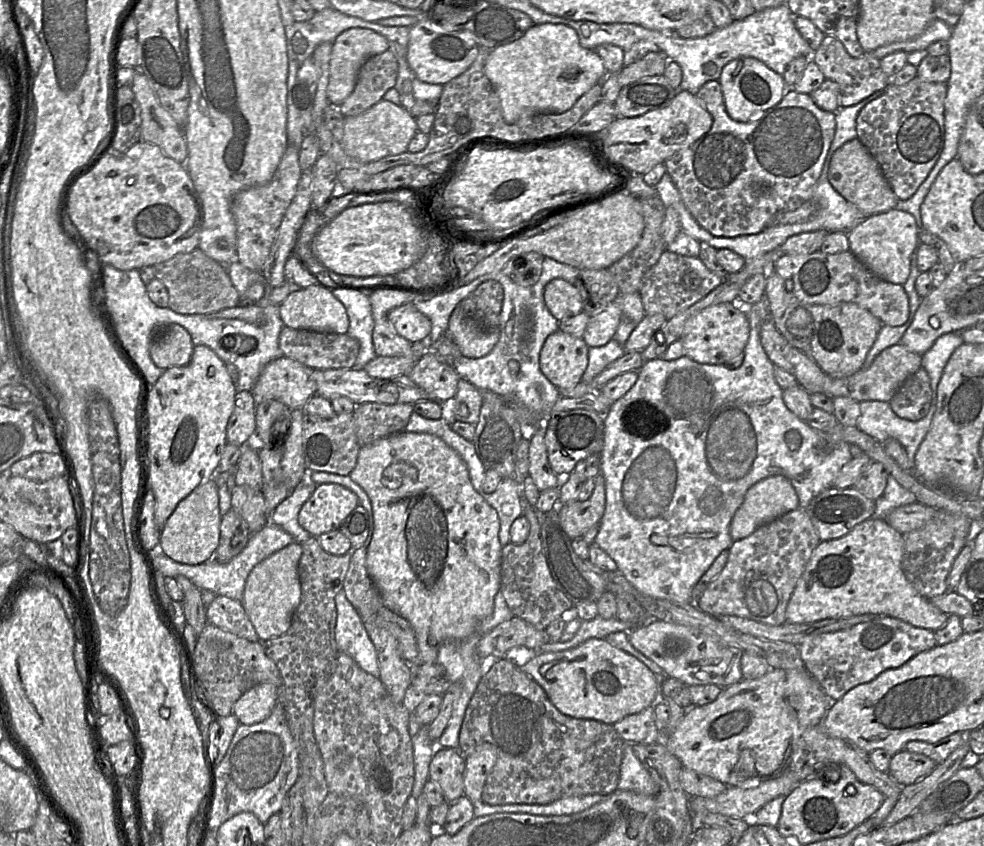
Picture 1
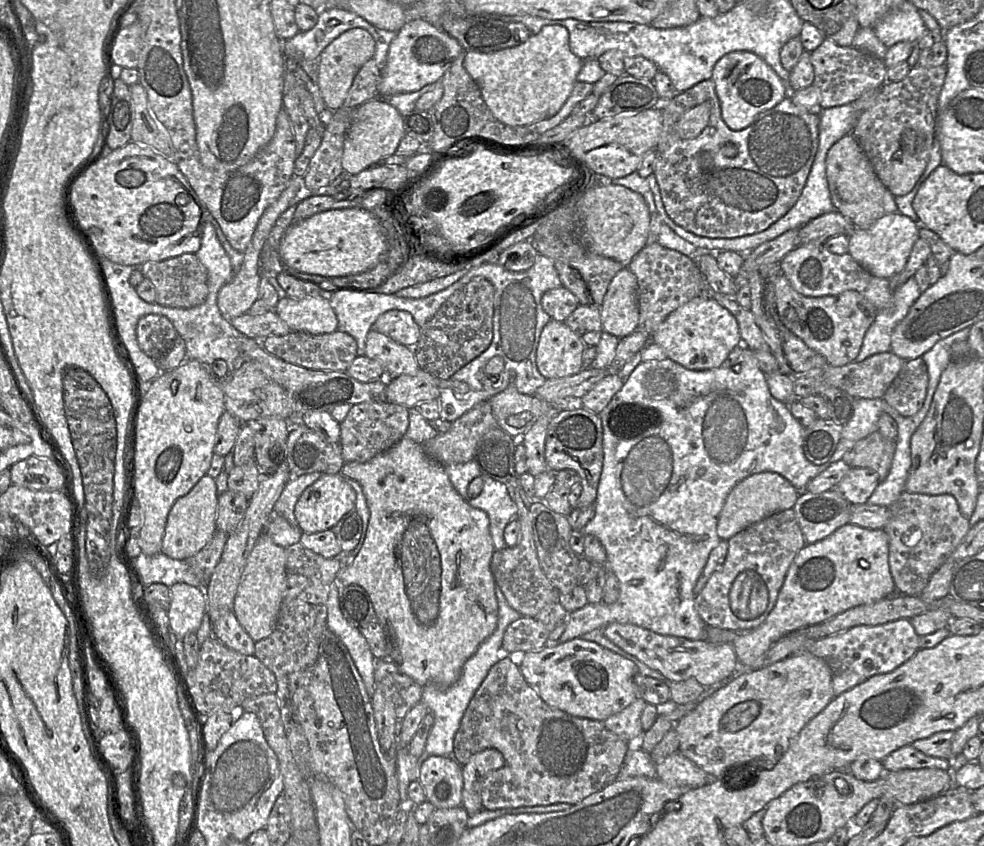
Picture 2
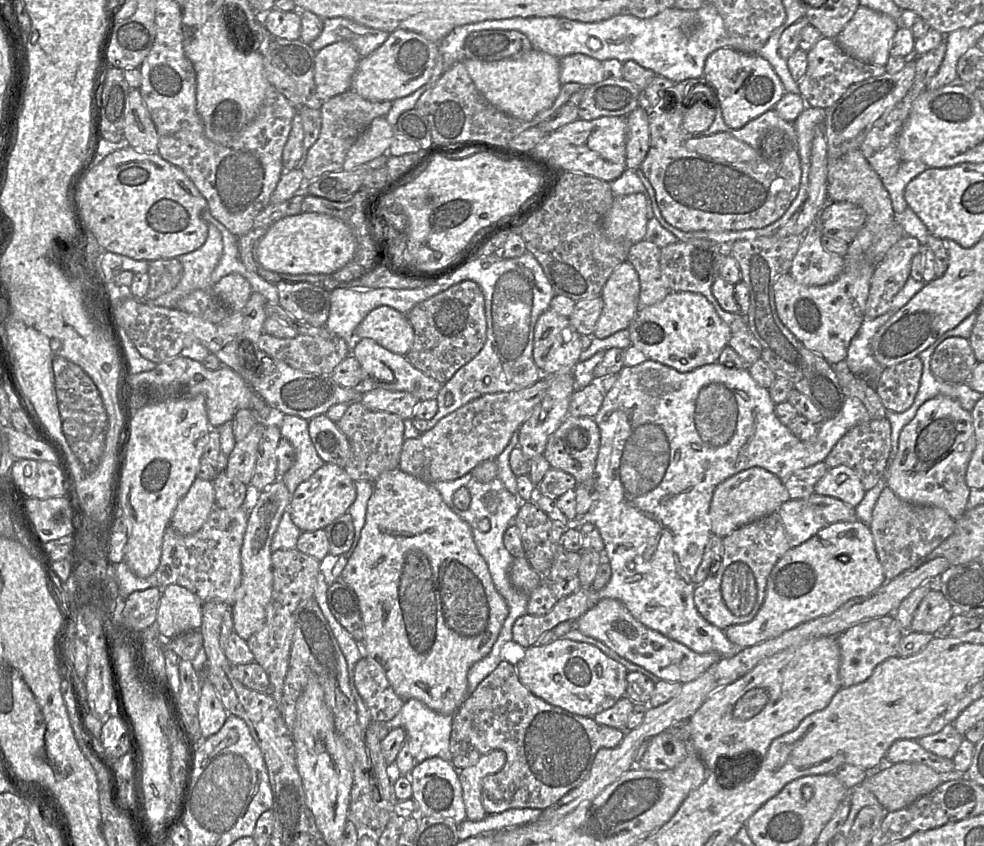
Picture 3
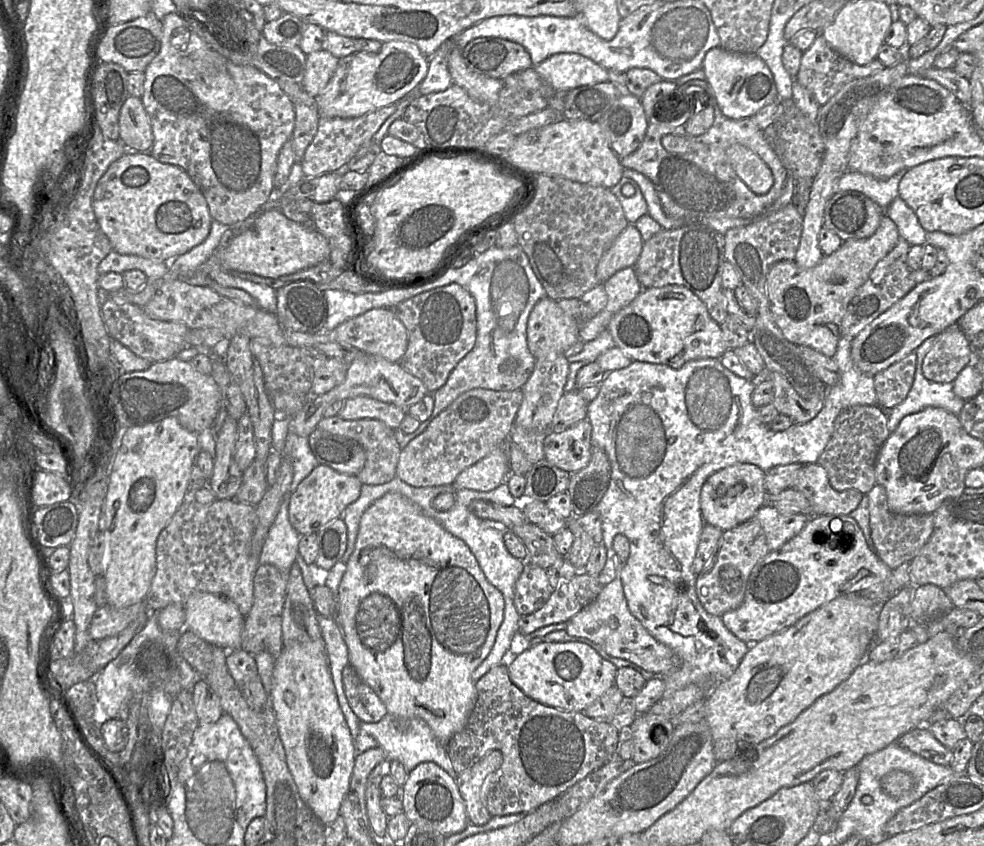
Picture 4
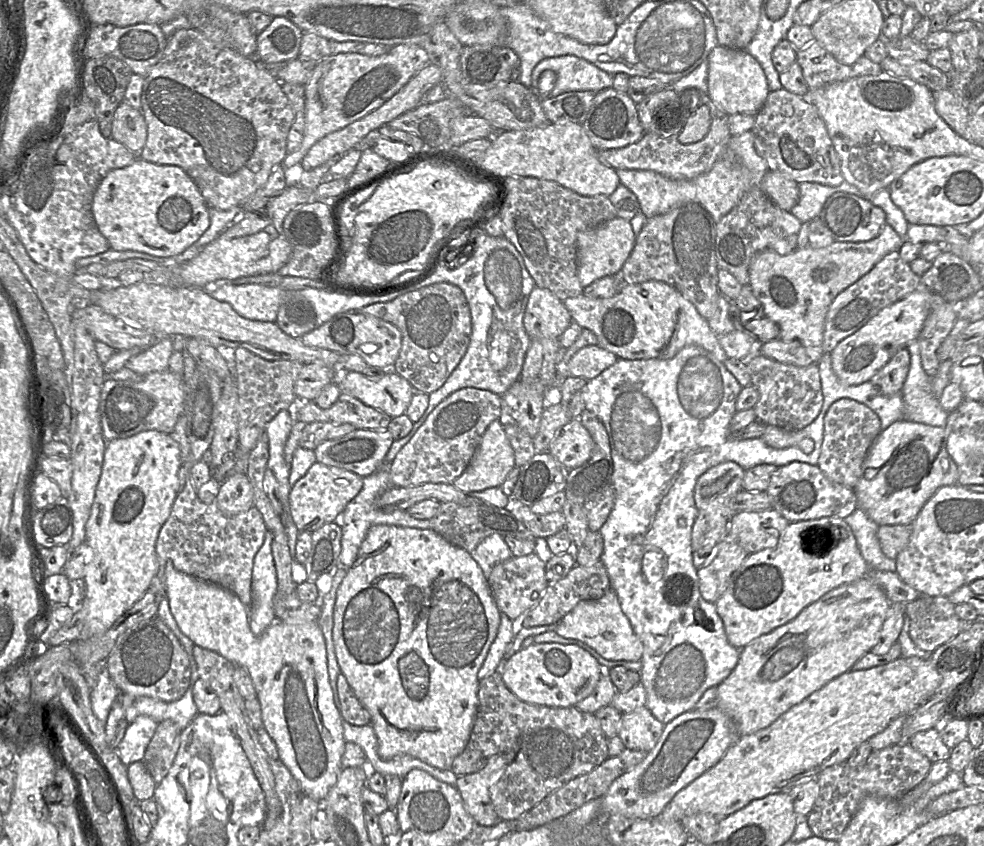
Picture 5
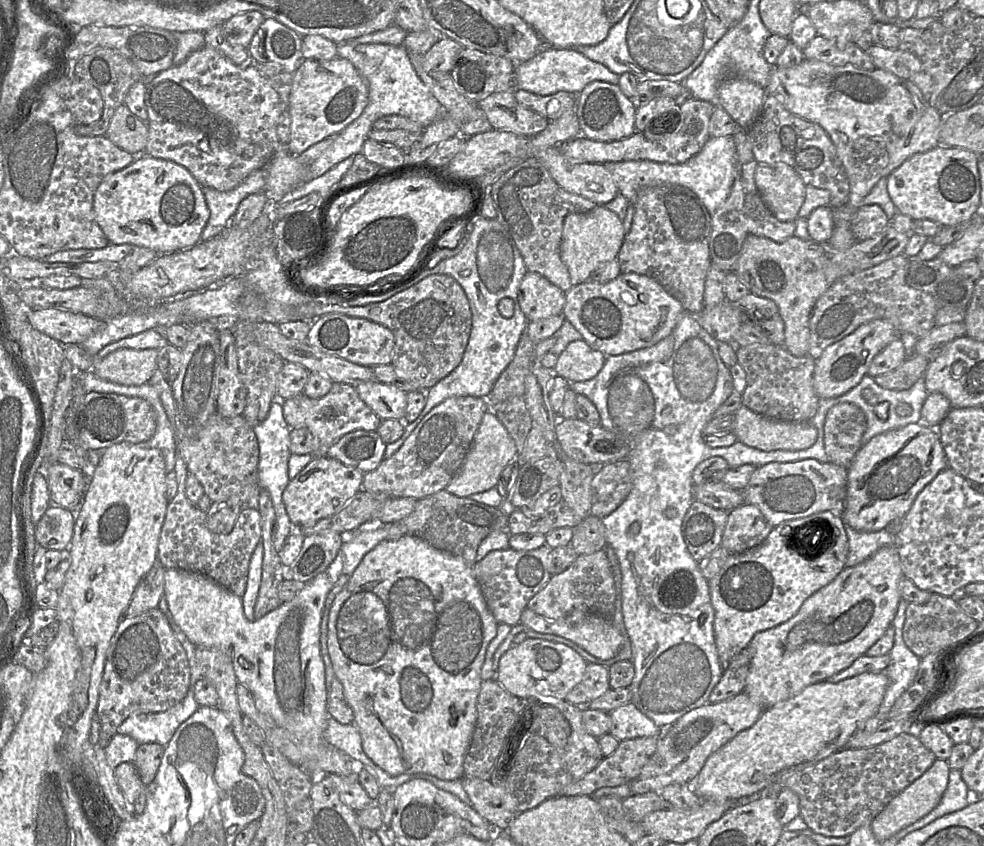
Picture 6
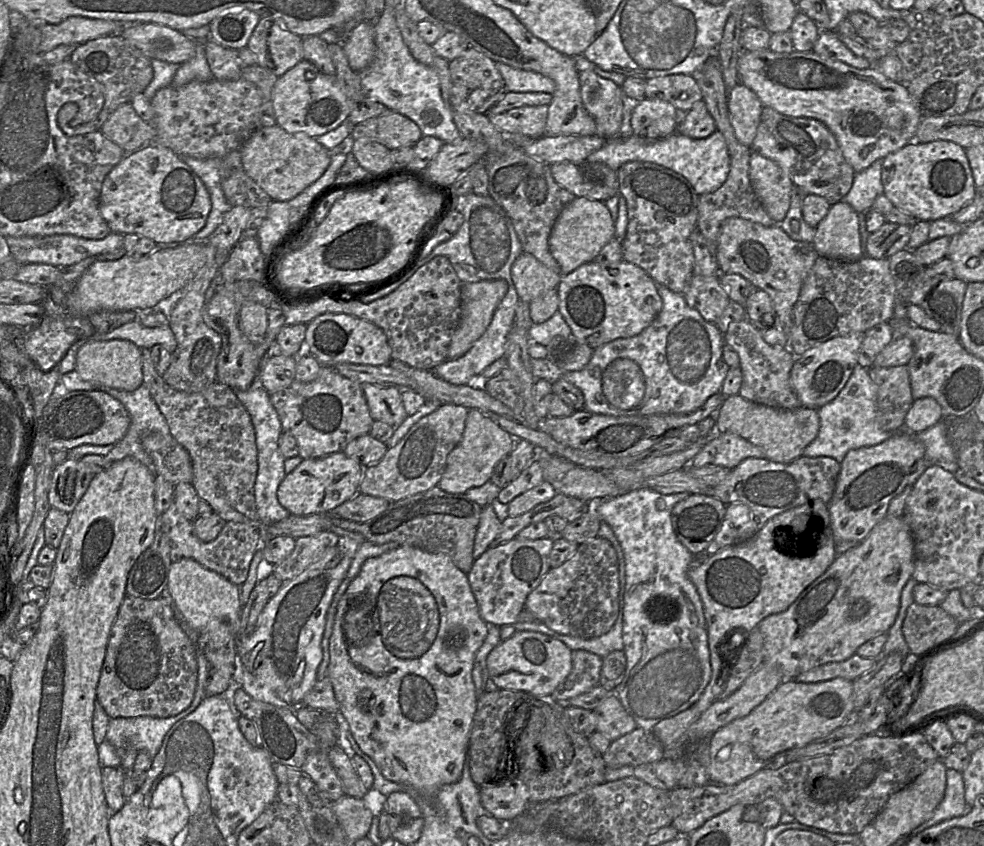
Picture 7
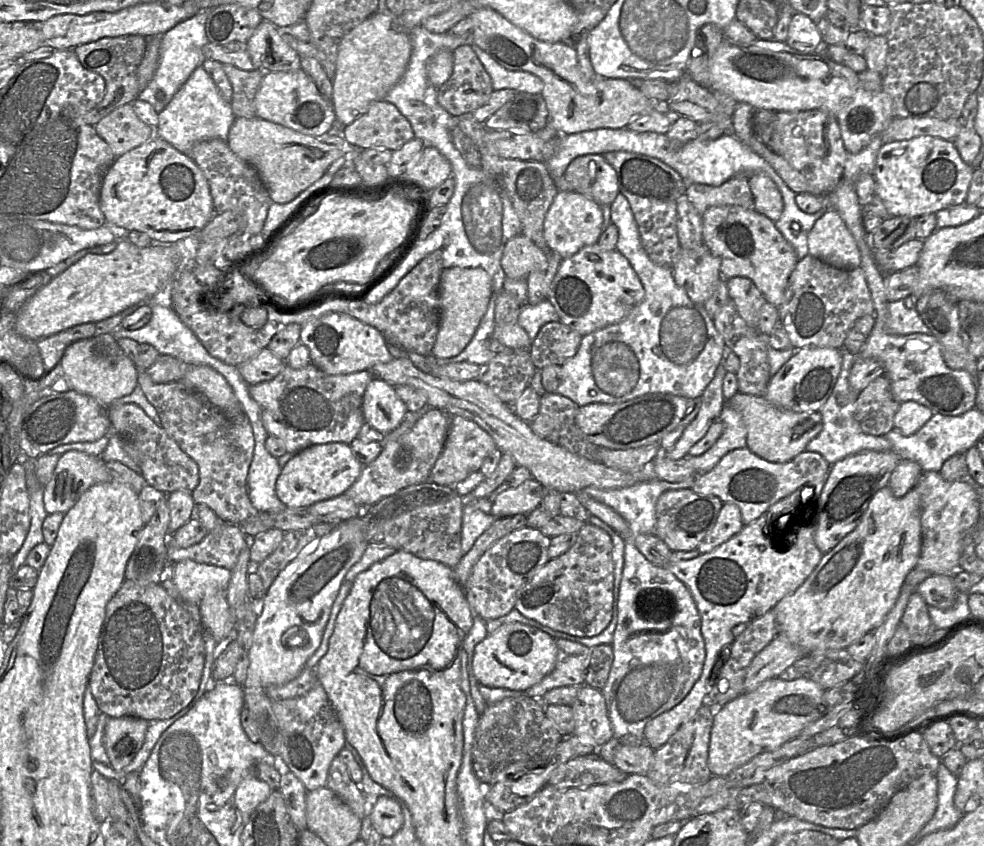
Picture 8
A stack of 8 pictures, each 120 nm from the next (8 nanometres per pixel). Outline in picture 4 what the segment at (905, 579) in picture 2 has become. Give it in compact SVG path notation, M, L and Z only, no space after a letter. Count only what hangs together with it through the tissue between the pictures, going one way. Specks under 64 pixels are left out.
M876 484L867 494L869 524L874 552L891 570L910 563L930 539L934 529L932 514L898 514L889 509L886 490Z

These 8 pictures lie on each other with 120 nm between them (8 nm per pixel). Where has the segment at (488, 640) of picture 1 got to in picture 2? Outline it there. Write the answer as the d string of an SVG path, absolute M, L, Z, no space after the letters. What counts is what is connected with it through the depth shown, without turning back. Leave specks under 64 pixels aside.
M520 617L505 630L502 648L510 653L539 651L546 647L550 632L535 618Z

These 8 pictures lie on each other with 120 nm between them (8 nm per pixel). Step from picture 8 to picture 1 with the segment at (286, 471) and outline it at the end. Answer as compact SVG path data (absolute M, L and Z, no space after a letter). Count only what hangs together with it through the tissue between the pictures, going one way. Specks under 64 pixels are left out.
M334 483L318 484L302 505L298 522L312 537L338 530L359 505L358 497L348 488Z

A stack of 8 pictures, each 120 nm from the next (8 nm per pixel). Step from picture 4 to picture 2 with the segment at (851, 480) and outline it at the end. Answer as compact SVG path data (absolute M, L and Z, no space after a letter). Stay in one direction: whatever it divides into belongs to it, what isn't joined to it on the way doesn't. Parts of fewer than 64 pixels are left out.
M879 431L858 440L843 457L847 465L874 470L883 482L888 475L894 457L896 441L887 439Z

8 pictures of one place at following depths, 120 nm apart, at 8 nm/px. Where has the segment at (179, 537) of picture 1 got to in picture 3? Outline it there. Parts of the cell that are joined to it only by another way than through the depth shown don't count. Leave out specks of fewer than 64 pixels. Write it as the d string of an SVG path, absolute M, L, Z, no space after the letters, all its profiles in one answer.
M196 478L177 505L170 526L184 536L195 534L205 524L214 506L213 482Z

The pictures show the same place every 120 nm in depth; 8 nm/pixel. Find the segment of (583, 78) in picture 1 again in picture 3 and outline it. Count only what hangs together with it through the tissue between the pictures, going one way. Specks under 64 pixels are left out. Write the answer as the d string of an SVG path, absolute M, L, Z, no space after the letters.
M534 49L519 57L499 61L464 59L463 63L476 88L488 102L523 121L531 121L538 113L551 107L562 87L559 59Z

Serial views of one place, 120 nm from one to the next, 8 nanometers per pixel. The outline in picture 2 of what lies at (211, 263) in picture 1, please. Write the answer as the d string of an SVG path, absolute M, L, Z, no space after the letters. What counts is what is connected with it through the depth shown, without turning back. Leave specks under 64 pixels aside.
M193 253L166 260L148 261L140 266L144 278L150 279L156 290L156 303L173 308L191 308L202 304L208 294L207 271Z

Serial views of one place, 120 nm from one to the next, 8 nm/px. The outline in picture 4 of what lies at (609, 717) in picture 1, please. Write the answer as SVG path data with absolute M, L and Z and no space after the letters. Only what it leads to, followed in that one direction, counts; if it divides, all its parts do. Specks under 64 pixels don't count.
M543 642L519 654L508 666L510 680L528 697L562 711L582 712L614 686L617 667L578 642Z

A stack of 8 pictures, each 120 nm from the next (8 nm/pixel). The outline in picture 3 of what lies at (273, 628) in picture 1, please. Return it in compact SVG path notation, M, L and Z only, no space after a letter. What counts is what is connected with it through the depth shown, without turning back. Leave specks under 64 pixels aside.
M281 480L274 481L260 493L249 515L241 548L242 582L236 592L236 601L232 609L234 631L245 641L260 631L265 624L266 608L271 599L273 586L271 542L290 500L291 495L286 485Z

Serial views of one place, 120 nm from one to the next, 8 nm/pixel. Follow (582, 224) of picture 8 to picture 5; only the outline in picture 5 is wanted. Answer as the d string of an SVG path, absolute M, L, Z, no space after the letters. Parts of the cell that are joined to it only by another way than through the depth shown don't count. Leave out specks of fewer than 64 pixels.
M615 217L596 228L580 232L577 237L578 277L583 288L605 276L618 274L630 256L636 241L630 222Z

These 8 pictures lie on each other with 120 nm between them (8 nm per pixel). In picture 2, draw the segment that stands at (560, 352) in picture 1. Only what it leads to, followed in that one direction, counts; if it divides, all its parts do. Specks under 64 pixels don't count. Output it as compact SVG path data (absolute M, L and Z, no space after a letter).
M551 319L543 328L536 352L536 365L547 379L563 378L583 369L586 345L564 322Z

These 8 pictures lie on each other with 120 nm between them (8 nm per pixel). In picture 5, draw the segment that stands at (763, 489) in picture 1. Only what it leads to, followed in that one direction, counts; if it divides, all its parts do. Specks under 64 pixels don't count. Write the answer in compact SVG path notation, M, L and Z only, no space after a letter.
M733 461L709 468L696 482L694 500L698 511L715 512L730 520L736 513L734 498L743 490L744 473Z

